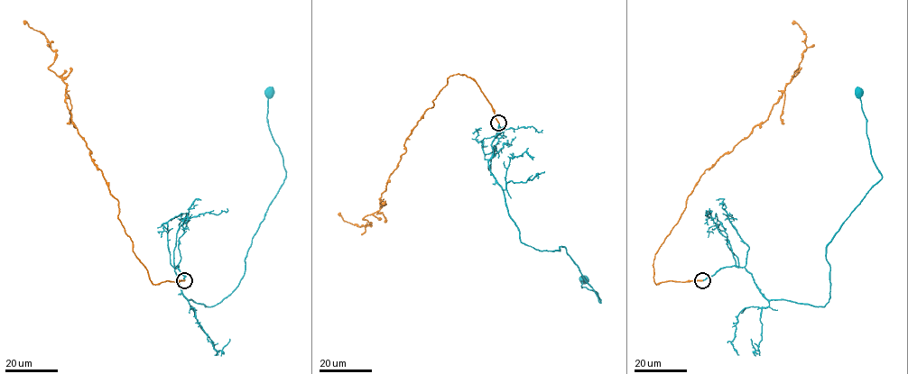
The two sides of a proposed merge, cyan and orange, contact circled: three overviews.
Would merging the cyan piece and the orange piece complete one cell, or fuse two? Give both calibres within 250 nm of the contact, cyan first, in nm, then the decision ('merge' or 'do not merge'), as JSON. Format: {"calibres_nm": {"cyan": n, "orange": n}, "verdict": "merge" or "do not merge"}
{"calibres_nm": {"cyan": 220, "orange": 240}, "verdict": "merge"}

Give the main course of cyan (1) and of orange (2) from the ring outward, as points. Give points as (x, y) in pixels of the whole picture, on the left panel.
1: (184, 280), (173, 267), (188, 299), (213, 306), (244, 274), (252, 238), (285, 177), (269, 128), (268, 92)
2: (184, 280), (150, 279), (72, 123), (66, 84), (48, 68), (56, 53), (23, 23)

